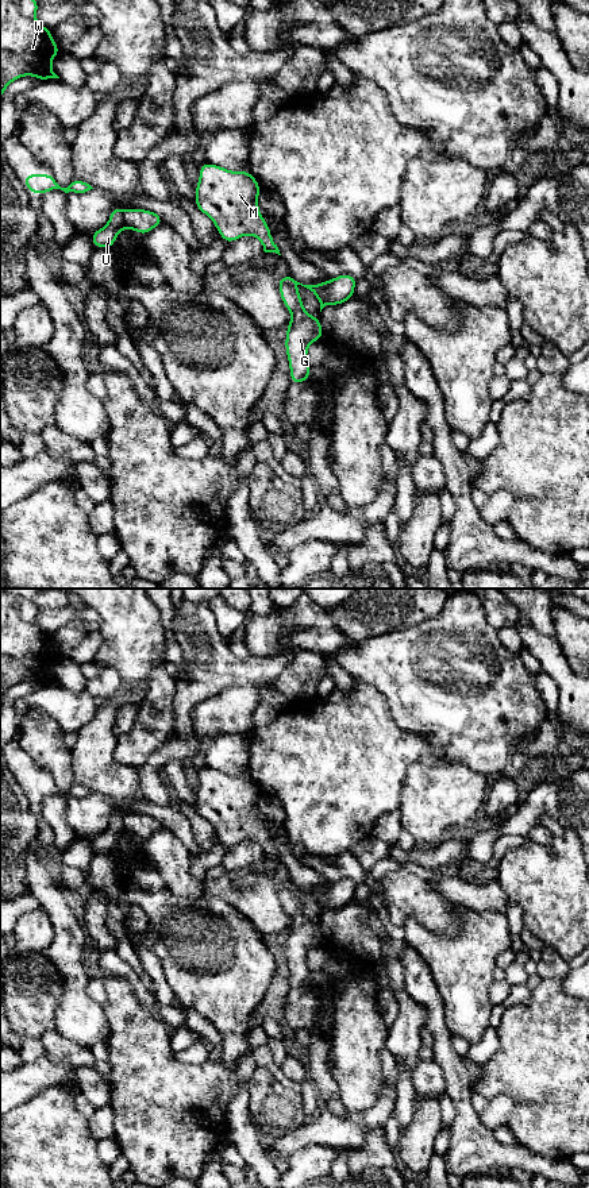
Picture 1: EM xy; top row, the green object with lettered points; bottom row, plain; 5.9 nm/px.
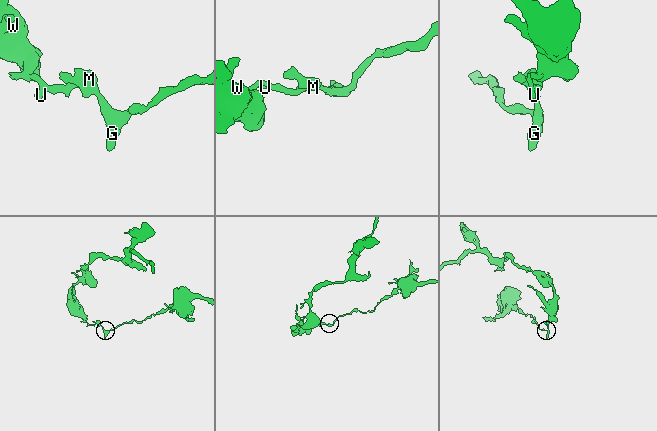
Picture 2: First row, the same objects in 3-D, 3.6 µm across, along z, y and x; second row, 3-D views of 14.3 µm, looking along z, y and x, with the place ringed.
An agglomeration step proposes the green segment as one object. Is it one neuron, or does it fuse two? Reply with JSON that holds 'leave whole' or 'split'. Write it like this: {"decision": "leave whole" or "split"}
{"decision": "split"}

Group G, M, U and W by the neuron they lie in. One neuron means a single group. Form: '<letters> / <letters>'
G M / U W

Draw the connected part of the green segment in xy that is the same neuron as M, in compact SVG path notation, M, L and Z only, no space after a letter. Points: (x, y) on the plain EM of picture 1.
M208 767L199 775L196 813L212 824L223 845L231 848L243 840L254 840L261 845L265 857L281 860L258 815L261 792L254 780Z

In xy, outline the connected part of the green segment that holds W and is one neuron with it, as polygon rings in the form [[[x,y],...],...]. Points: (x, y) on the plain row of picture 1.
[[[0,590],[0,705],[4,694],[19,682],[35,680],[42,687],[47,683],[59,683],[50,667],[61,655],[51,643],[50,633],[36,626],[38,613],[39,609],[32,599]]]

